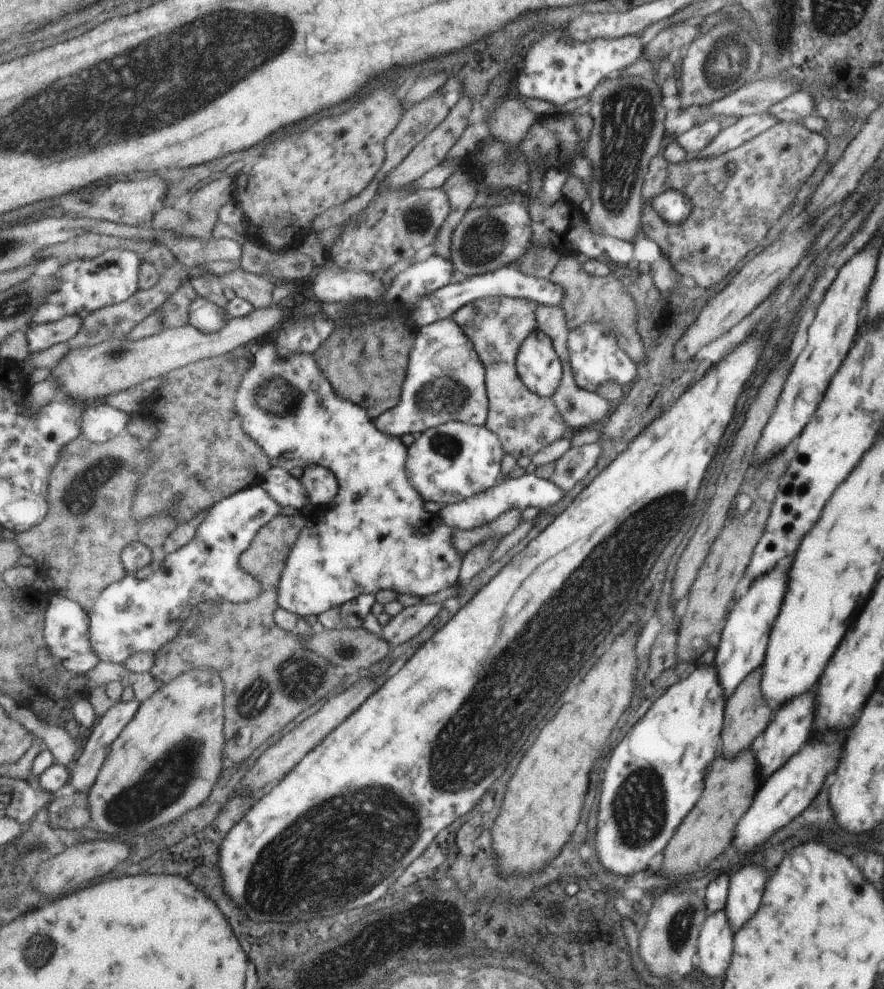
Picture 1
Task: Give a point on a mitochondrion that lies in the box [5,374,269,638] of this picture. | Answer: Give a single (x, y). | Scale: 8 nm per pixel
(54, 427)

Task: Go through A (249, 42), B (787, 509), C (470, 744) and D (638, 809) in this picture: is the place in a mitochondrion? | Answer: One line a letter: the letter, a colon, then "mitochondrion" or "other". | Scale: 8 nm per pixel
A: mitochondrion
B: other
C: mitochondrion
D: mitochondrion

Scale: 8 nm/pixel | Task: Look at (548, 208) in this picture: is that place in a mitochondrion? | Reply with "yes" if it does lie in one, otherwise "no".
no

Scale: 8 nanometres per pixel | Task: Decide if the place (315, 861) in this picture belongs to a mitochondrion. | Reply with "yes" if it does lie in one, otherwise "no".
yes

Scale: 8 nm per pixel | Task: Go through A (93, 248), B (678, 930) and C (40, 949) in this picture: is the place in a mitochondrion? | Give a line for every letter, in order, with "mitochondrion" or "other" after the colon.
A: other
B: mitochondrion
C: mitochondrion

